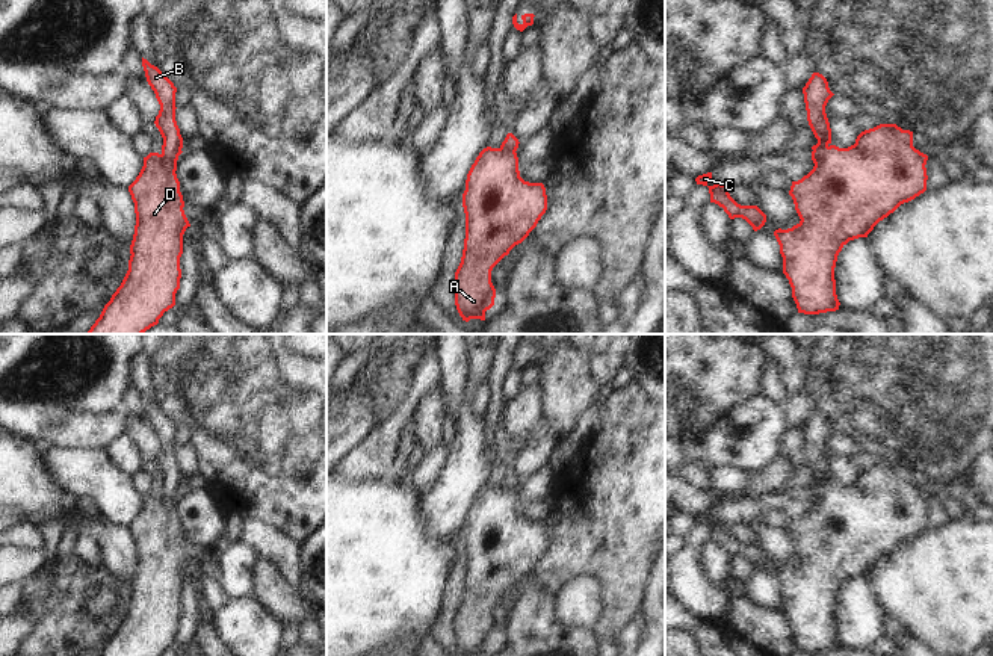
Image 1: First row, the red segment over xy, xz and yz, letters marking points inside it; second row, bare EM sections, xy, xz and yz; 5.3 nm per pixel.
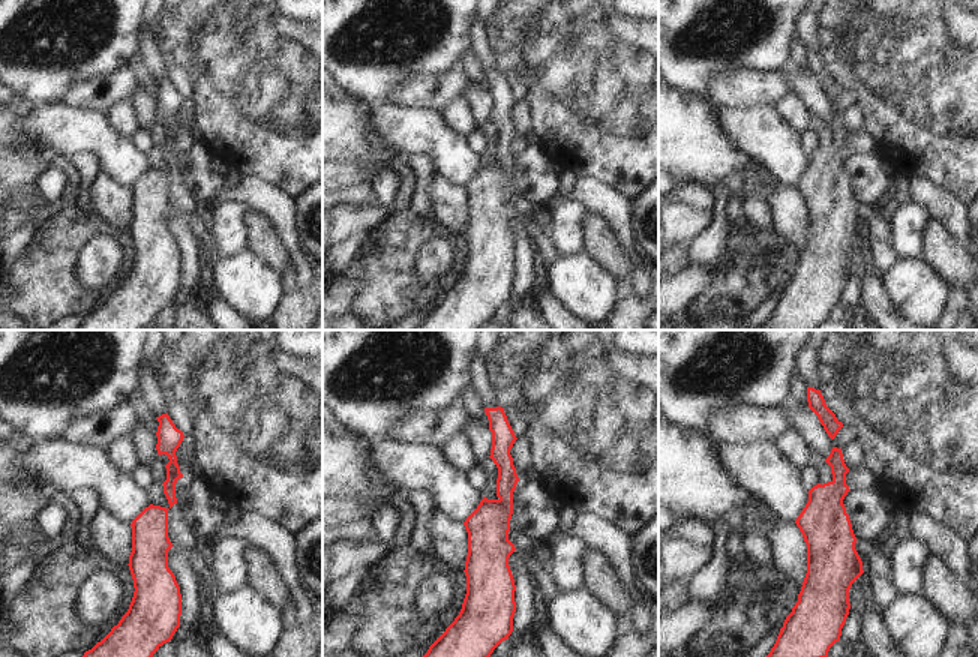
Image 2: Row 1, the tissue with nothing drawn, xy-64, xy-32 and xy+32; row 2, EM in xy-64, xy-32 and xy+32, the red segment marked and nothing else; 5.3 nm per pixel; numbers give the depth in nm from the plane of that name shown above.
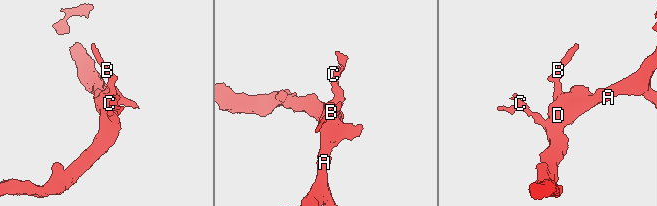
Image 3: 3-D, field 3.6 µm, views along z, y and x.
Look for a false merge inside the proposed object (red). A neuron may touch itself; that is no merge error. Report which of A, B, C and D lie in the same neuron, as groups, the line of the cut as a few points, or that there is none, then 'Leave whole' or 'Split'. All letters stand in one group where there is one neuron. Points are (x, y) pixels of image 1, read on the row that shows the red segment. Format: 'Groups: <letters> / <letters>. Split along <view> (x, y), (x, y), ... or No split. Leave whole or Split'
Groups: A C D / B. Split along xy (160, 154), (171, 160), (174, 173). Split.

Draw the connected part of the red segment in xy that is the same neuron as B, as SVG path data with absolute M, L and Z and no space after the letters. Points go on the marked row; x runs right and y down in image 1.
M142 57L142 67L145 71L145 77L148 85L156 94L156 98L160 104L159 115L156 116L156 127L159 128L163 145L162 156L165 159L171 159L171 169L177 171L178 156L183 153L183 138L180 135L180 128L175 121L175 92L177 88L174 83L154 65L151 65L147 59Z

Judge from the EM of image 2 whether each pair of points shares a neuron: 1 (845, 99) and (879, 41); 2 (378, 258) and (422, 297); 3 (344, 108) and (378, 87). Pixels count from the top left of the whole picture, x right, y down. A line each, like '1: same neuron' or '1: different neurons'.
1: same neuron
2: same neuron
3: different neurons

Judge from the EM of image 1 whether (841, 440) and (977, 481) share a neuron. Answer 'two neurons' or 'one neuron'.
two neurons

